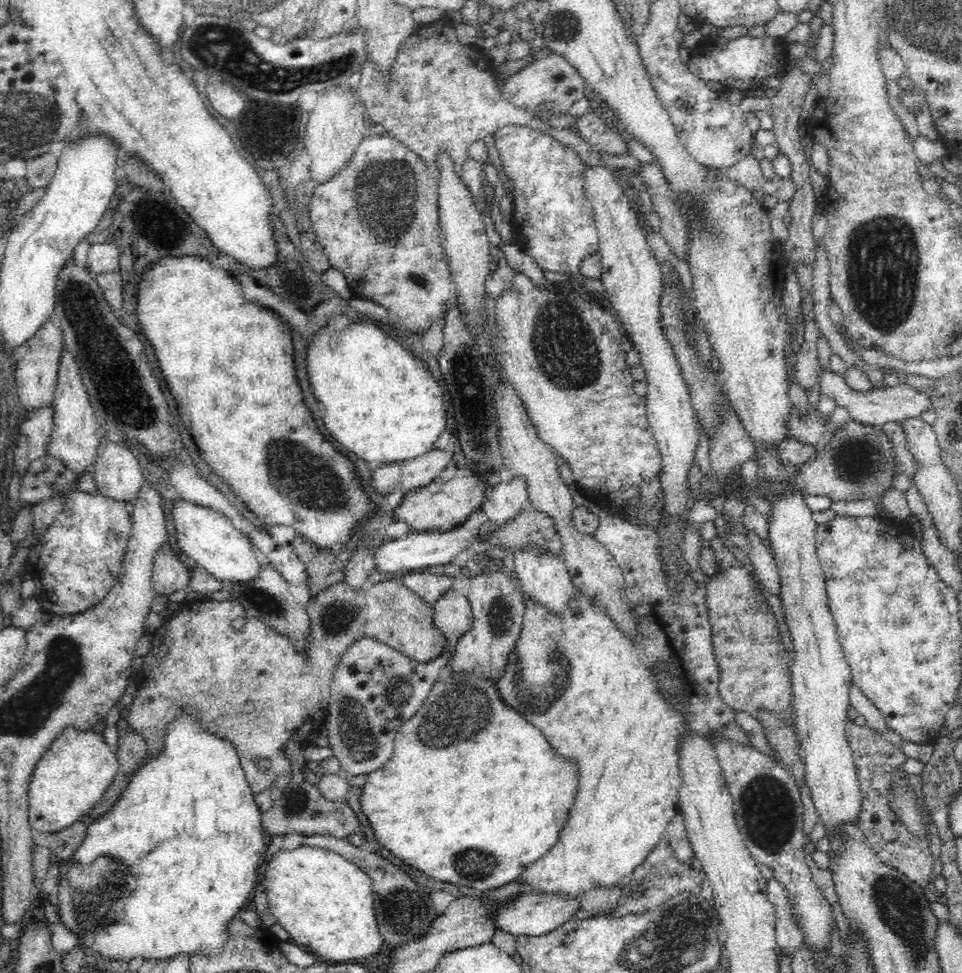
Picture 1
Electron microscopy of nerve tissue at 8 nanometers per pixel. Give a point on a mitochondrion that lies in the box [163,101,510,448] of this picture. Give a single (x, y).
(386, 193)

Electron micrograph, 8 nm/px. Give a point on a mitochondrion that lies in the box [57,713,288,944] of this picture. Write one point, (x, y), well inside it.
(103, 883)

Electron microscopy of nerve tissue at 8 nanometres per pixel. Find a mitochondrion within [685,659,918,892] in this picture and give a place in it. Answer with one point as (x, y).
(766, 803)

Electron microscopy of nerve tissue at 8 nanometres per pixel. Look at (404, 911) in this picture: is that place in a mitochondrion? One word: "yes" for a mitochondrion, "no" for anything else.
yes

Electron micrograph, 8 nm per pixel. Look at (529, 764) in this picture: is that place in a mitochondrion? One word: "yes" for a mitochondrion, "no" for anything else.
no

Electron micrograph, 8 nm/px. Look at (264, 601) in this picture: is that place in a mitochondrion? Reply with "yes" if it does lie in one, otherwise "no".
yes

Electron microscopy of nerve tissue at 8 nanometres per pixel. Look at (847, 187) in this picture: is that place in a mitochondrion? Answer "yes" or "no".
no

